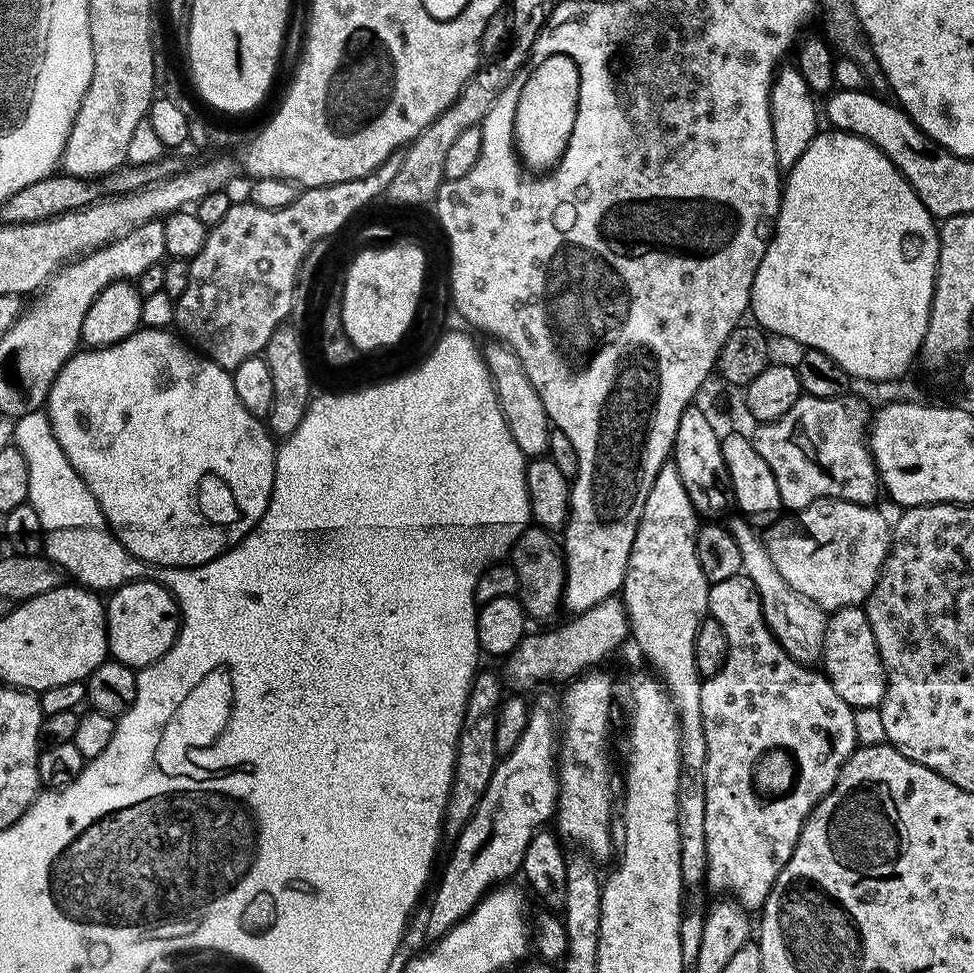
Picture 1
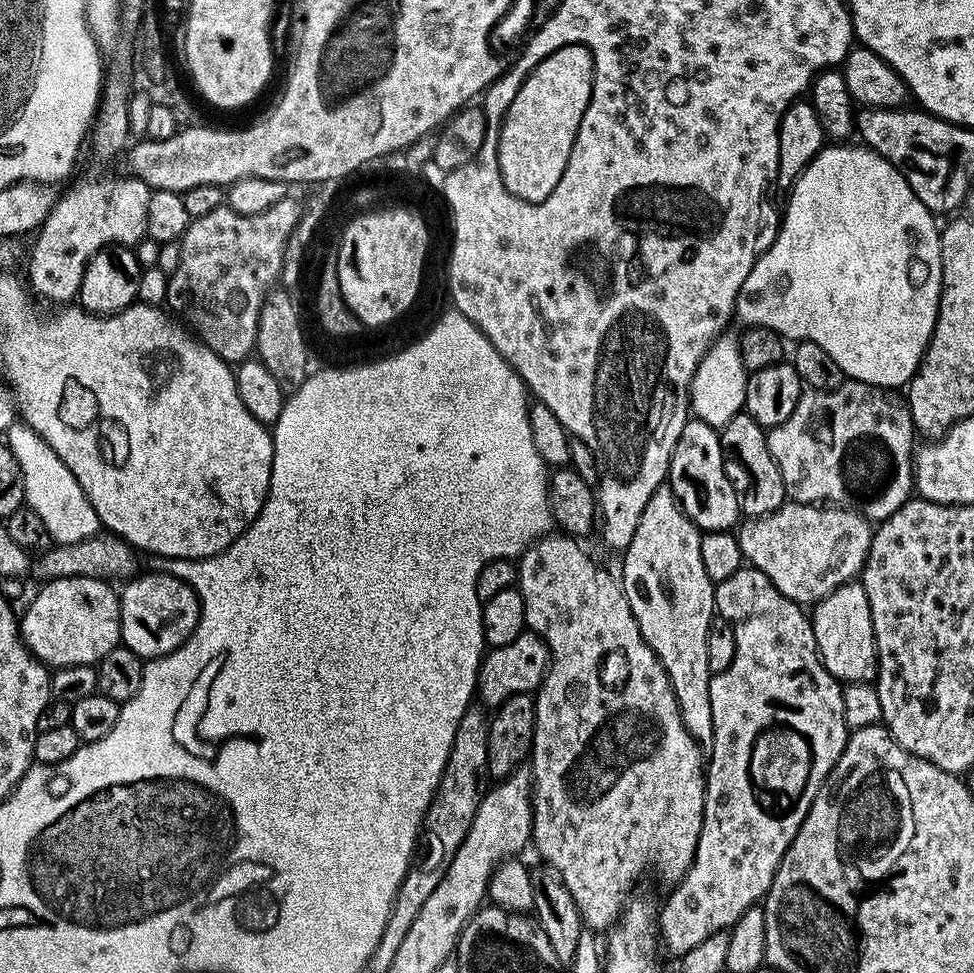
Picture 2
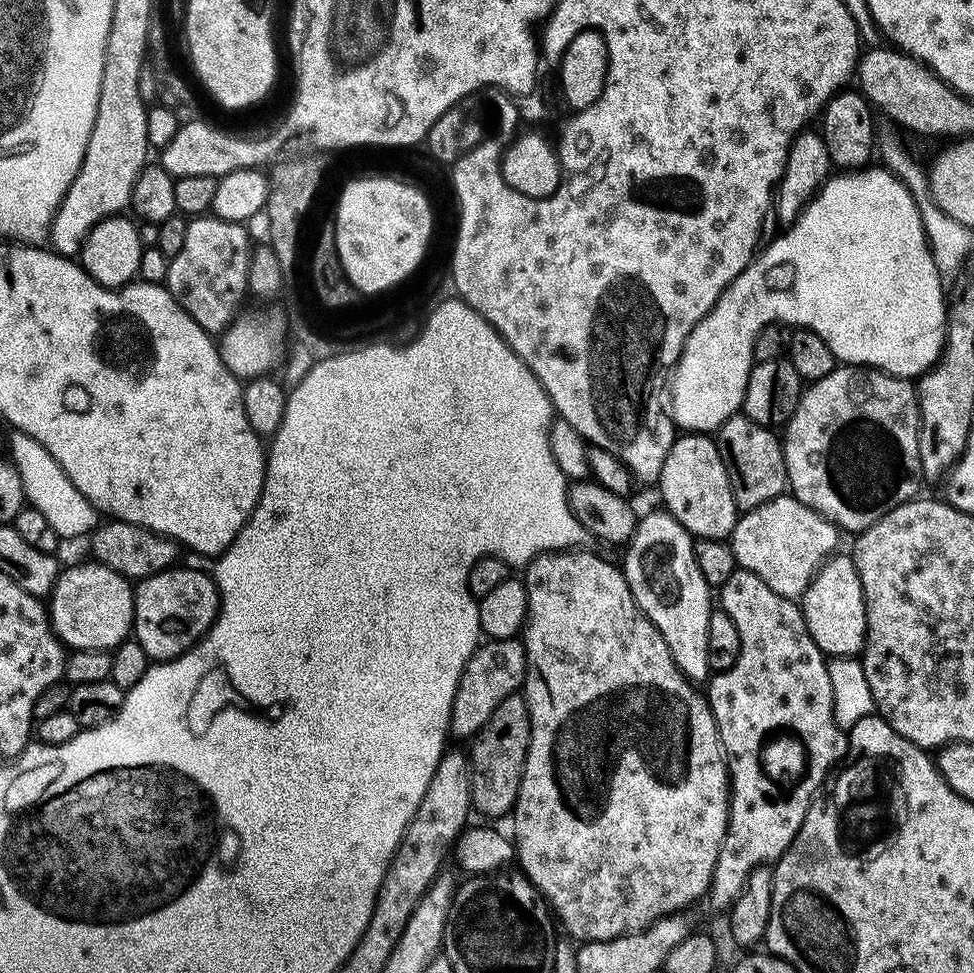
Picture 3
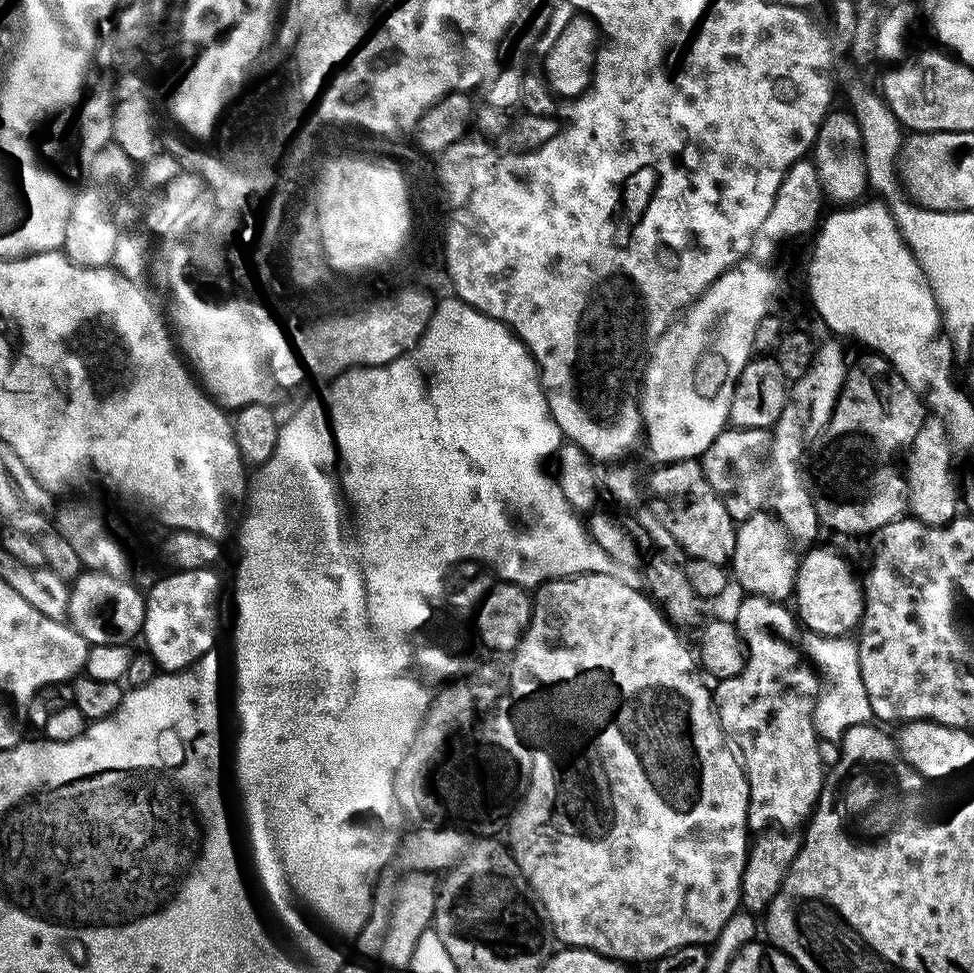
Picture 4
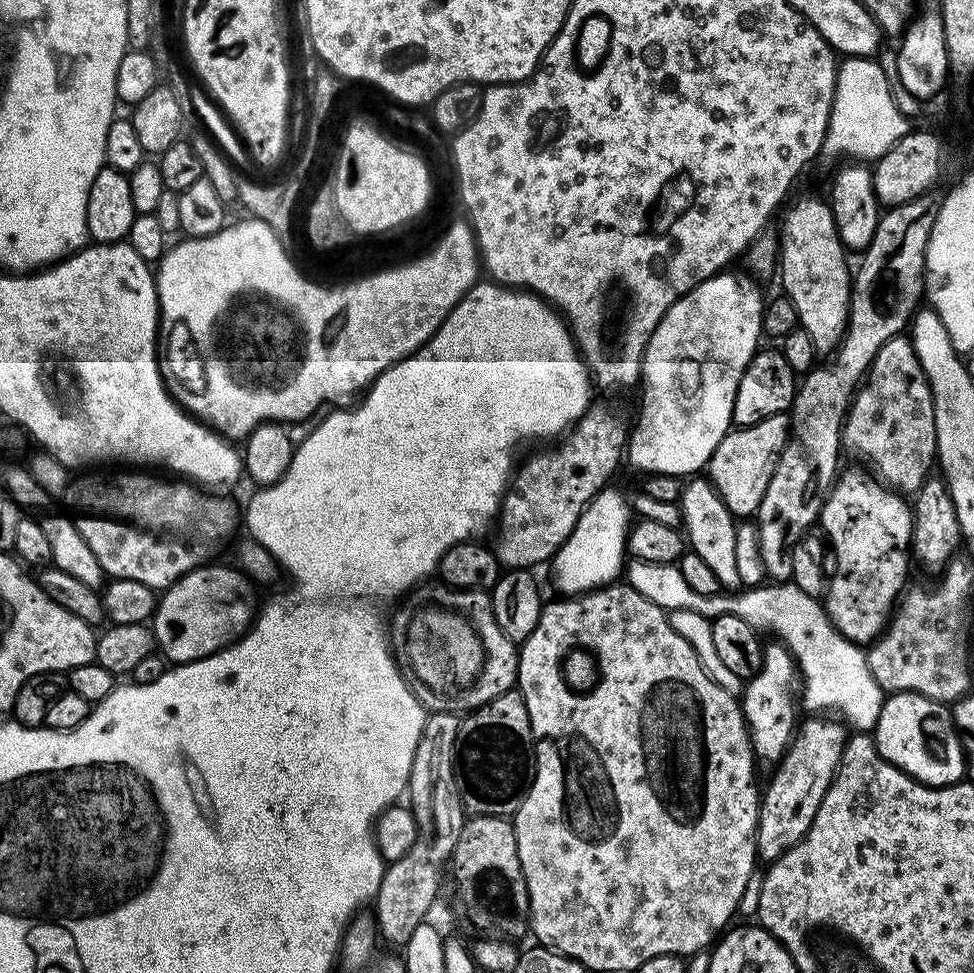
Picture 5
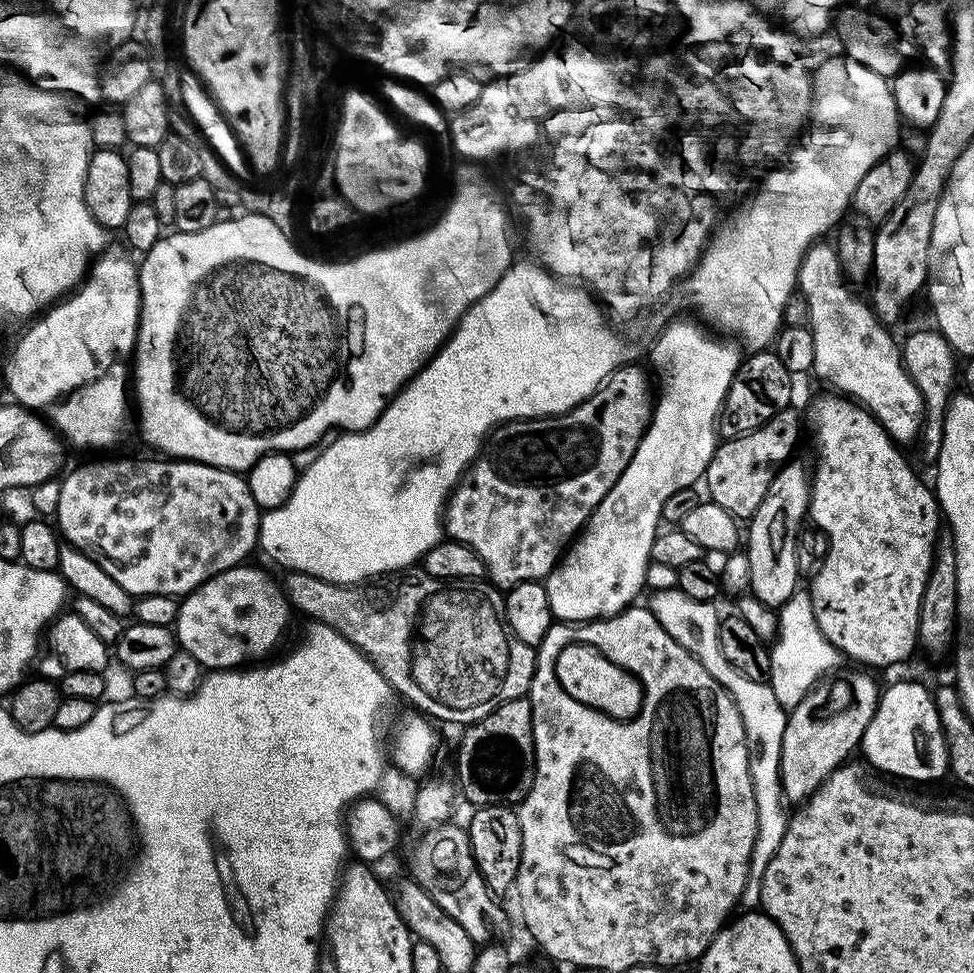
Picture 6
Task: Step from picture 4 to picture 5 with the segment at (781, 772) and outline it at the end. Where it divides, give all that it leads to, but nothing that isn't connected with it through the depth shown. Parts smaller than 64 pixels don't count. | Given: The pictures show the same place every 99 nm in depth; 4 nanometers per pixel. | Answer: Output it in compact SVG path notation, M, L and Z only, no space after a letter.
M769 643L764 650L764 664L760 673L747 681L742 692L744 722L748 726L753 753L759 759L761 756L764 760L779 762L791 749L798 732L795 704L798 704L797 663L784 644Z

